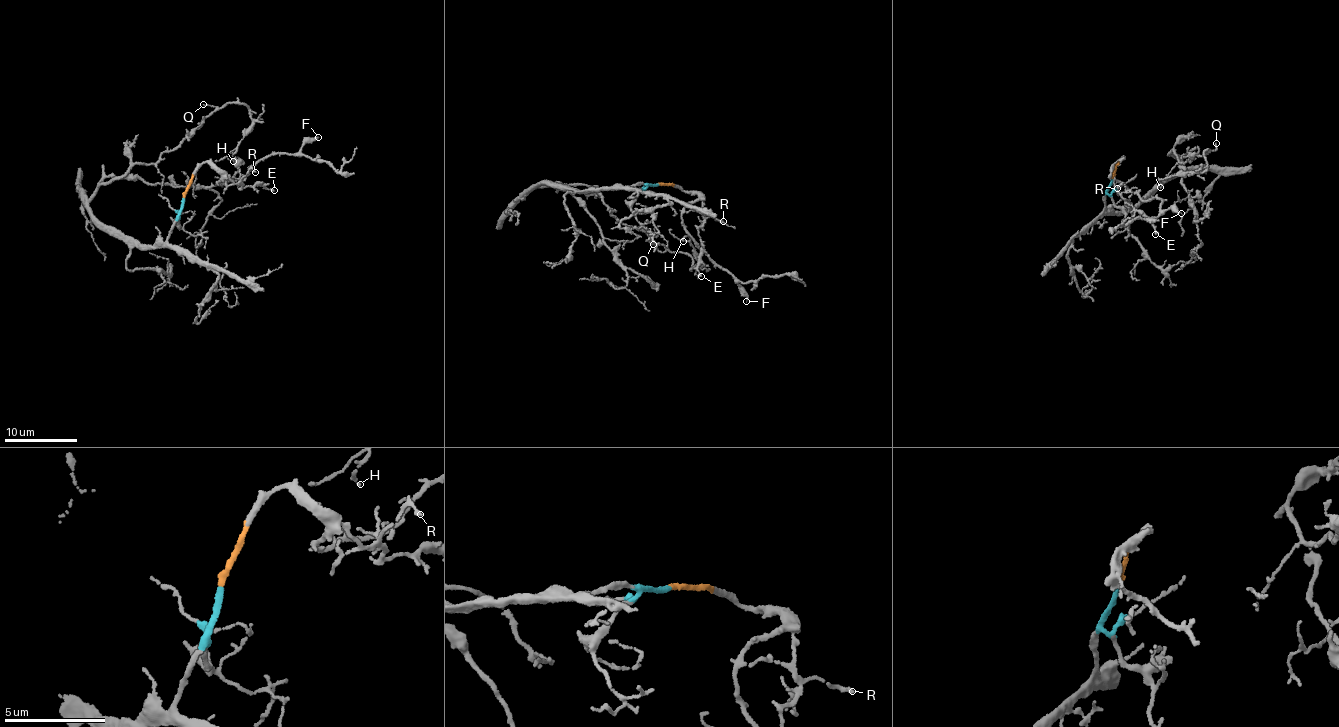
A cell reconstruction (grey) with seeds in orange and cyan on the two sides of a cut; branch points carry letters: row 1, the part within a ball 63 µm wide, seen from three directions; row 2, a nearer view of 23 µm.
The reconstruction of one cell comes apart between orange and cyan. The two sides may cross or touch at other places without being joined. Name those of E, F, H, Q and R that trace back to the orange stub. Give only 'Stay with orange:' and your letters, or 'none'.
Stay with orange: E, F, R

